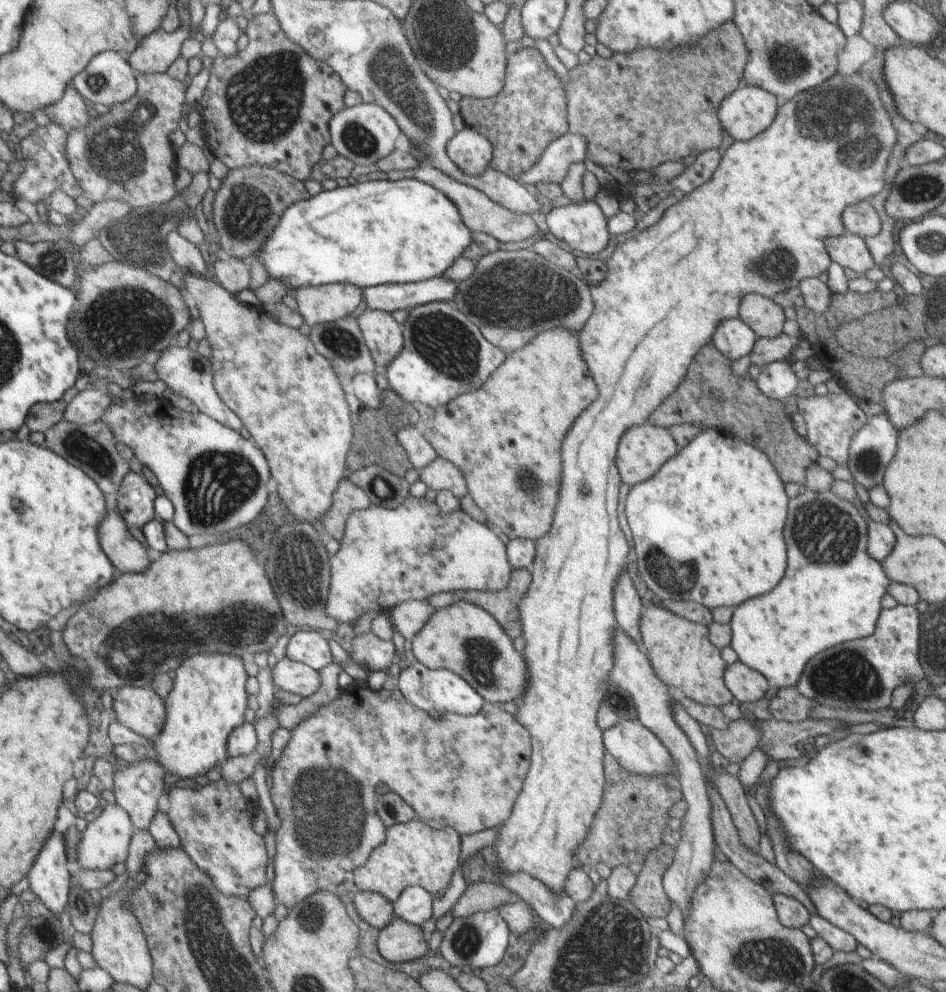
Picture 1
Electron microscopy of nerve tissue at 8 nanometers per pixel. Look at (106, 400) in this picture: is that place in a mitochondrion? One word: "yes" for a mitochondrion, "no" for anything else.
no

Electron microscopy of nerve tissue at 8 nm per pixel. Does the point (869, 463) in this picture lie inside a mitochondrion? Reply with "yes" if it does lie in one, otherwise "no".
yes

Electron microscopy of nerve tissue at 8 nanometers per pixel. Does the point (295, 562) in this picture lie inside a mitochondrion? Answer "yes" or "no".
yes

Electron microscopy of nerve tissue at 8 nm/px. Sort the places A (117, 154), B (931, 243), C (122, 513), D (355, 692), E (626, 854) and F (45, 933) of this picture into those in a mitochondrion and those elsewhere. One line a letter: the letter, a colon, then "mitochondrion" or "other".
A: mitochondrion
B: mitochondrion
C: other
D: other
E: other
F: other

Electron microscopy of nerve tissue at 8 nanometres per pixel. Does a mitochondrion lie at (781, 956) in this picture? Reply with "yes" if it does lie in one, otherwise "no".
yes

